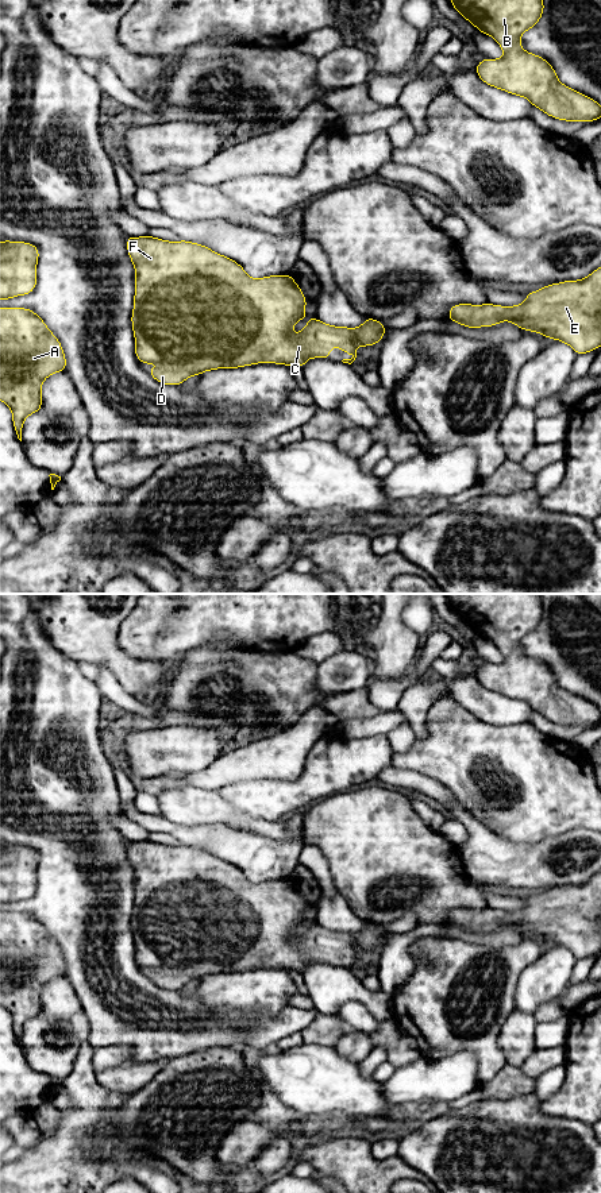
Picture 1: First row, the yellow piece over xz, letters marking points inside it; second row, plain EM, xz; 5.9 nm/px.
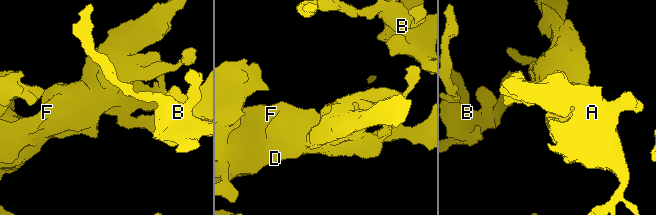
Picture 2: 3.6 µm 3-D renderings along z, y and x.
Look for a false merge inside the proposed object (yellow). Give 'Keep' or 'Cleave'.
Keep

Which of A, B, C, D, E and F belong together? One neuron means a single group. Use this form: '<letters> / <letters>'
A B C D E F

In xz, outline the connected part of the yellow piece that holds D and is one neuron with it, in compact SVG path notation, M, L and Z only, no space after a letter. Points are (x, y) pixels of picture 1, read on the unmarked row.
M127 839L127 856L130 860L131 866L135 870L135 900L134 900L134 915L131 920L131 927L132 927L132 935L134 935L134 942L135 942L135 960L139 965L139 968L176 968L178 972L177 973L149 973L147 977L159 988L162 989L172 989L172 991L178 991L181 989L185 984L190 982L192 980L200 980L205 976L209 974L217 974L217 973L238 973L238 972L244 972L244 970L253 970L257 968L276 968L276 969L286 969L289 972L300 972L305 969L308 964L312 962L320 962L320 964L328 964L330 962L330 954L332 951L340 953L343 957L351 957L352 962L351 964L343 964L343 968L351 969L355 962L357 962L357 951L358 950L365 950L365 951L371 951L377 946L382 946L384 938L386 933L384 928L378 924L374 924L371 922L367 922L366 926L357 933L347 933L347 931L334 931L328 930L325 927L321 927L316 922L311 922L308 930L300 935L298 939L294 939L292 937L292 931L298 926L307 922L305 919L305 911L307 911L307 904L296 885L289 880L289 879L282 879L282 880L269 880L263 883L251 883L247 880L244 873L236 868L235 865L220 860L211 853L199 849L199 848L192 848L186 845L180 845L180 846L169 846L169 845L162 845L158 842L153 841L140 841L140 842L134 842Z

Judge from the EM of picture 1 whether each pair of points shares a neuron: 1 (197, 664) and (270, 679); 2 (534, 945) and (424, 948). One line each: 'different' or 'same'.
1: same
2: same

